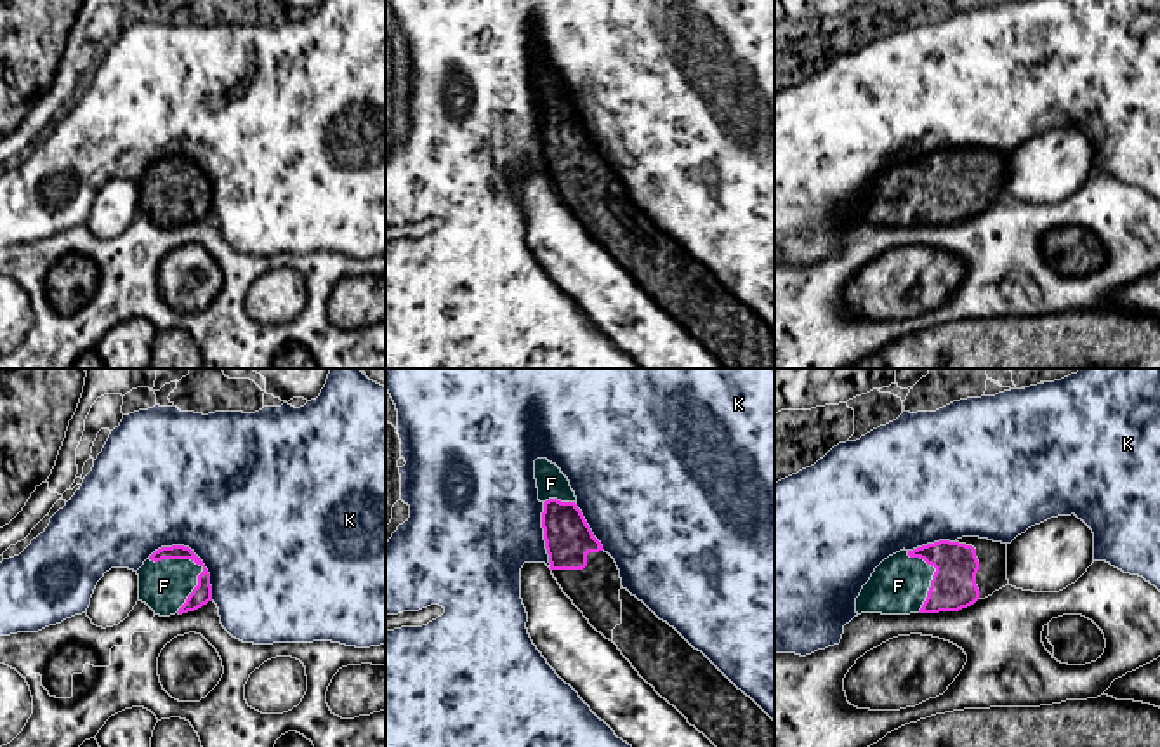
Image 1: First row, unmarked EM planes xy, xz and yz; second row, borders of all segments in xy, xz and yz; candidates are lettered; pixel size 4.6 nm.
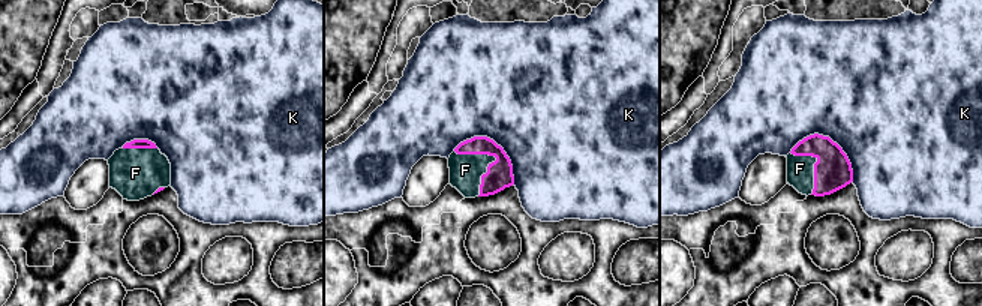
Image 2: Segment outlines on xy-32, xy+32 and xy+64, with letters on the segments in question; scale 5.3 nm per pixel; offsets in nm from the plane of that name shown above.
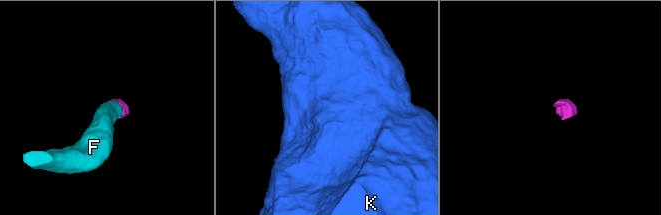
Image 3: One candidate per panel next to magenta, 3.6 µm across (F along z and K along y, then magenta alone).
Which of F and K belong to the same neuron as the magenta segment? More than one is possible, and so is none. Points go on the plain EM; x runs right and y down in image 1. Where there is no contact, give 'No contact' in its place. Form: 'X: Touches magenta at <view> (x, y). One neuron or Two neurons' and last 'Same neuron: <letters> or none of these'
F: Touches magenta at xy (197, 174). One neuron
K: Touches magenta at xy (195, 165). Two neurons
Same neuron: F

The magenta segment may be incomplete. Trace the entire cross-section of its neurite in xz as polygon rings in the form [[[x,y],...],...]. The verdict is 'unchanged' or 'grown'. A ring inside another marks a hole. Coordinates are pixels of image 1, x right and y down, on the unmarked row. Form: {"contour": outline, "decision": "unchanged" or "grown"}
{"contour": [[[537,69],[535,90],[552,186],[589,235],[613,252],[613,240],[622,235],[620,181],[577,118],[575,102],[561,80]]], "decision": "grown"}

